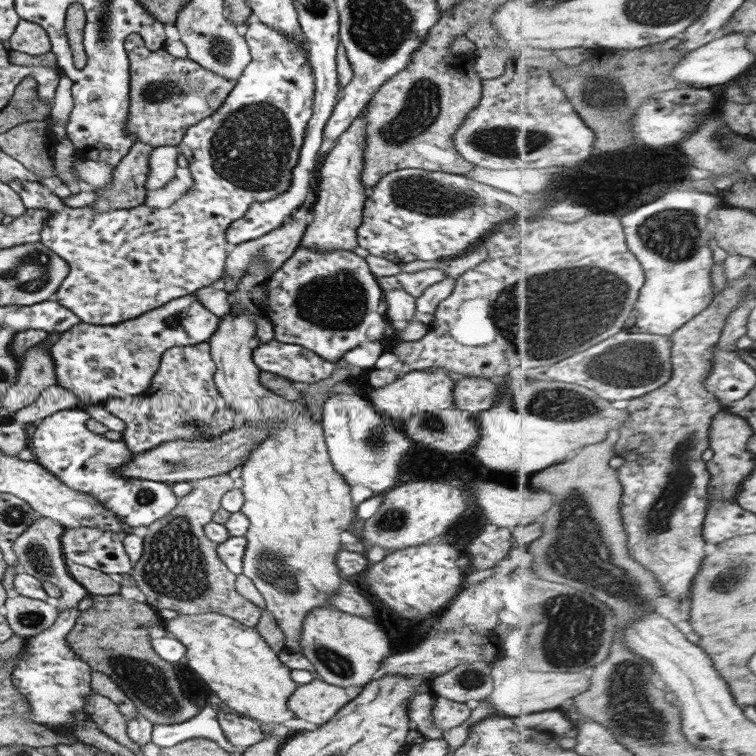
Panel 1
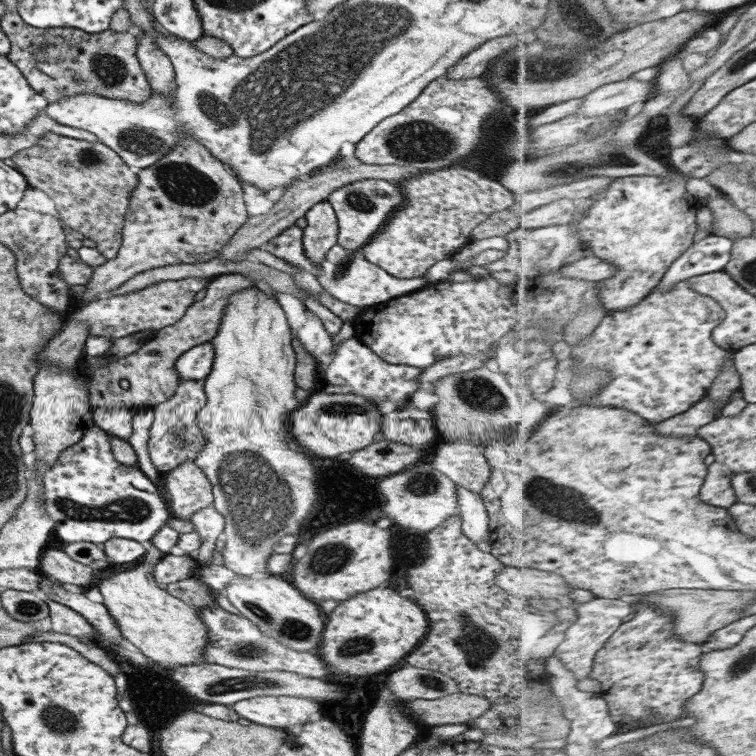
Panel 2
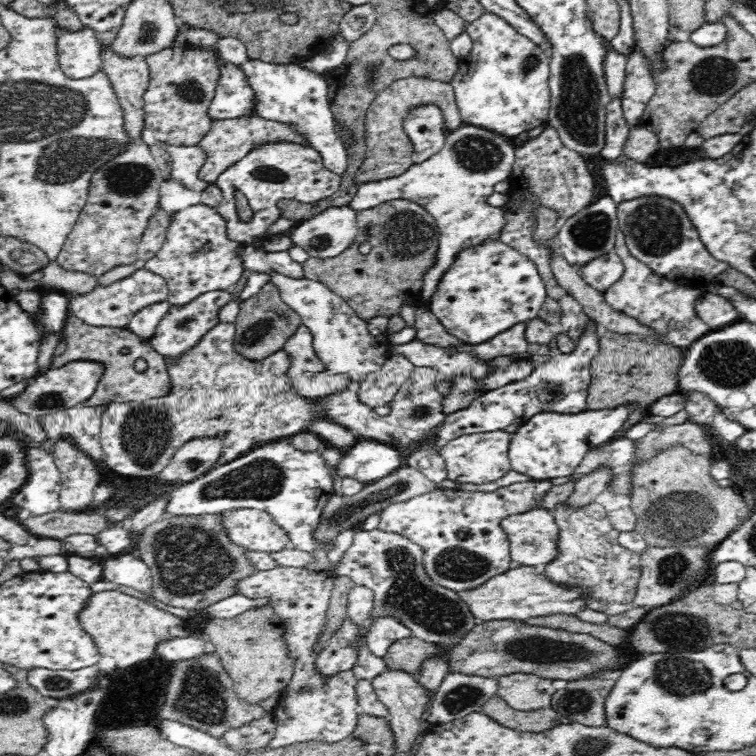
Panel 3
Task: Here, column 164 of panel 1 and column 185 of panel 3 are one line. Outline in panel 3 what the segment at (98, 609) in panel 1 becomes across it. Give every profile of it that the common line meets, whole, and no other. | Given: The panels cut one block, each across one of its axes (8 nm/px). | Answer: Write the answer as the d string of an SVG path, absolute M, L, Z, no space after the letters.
M214 651L200 658L172 662L165 701L159 713L164 720L192 726L218 740L222 740L224 733L232 729L270 716L268 710L246 706L242 699L238 699L230 675L224 670Z

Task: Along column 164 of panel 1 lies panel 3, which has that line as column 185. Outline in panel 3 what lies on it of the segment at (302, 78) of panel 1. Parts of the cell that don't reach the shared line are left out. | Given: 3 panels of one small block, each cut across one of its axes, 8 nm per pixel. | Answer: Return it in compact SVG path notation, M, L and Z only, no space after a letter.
M194 204L172 214L162 248L145 262L145 269L166 279L168 303L182 305L210 290L231 290L240 280L244 267L236 255L237 242L228 239L226 221L214 207Z

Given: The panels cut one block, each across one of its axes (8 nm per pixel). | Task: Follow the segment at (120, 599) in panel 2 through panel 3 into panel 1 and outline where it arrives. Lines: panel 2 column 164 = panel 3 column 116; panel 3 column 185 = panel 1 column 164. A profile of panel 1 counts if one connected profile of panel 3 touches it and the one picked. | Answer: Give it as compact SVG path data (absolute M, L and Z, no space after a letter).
M219 613L179 614L162 620L161 626L185 646L183 662L213 692L215 702L231 712L259 723L273 724L273 727L295 718L287 708L287 697L297 684L291 680L290 670L279 661L257 630Z

